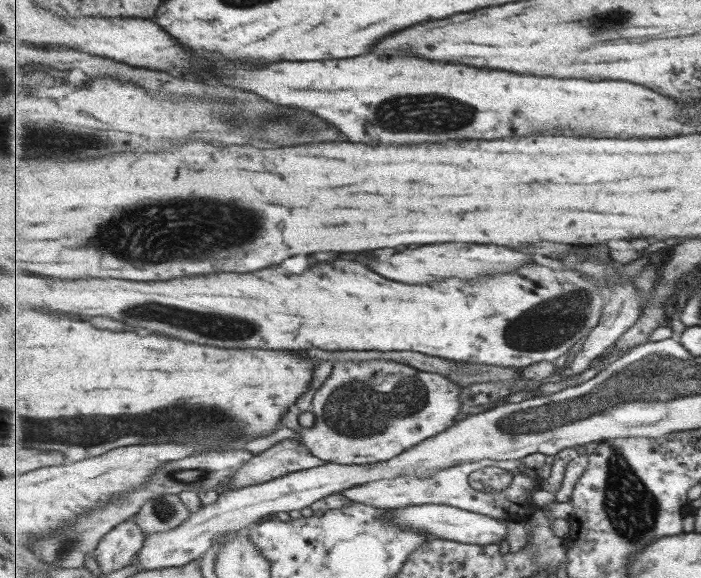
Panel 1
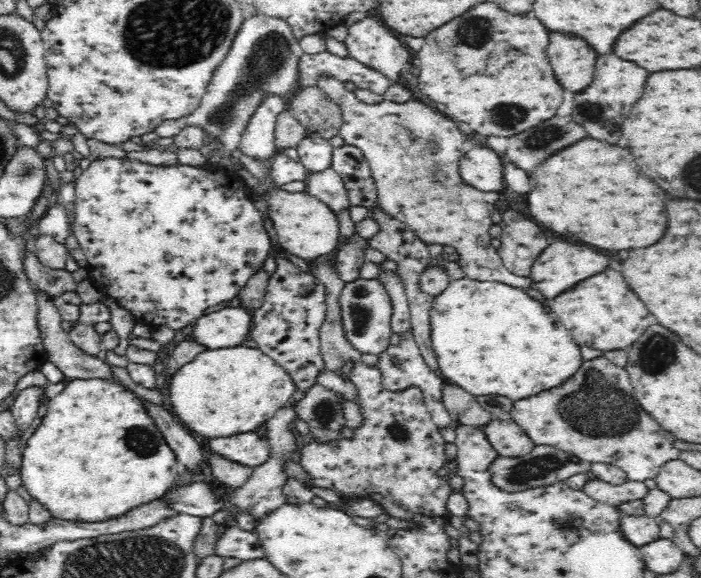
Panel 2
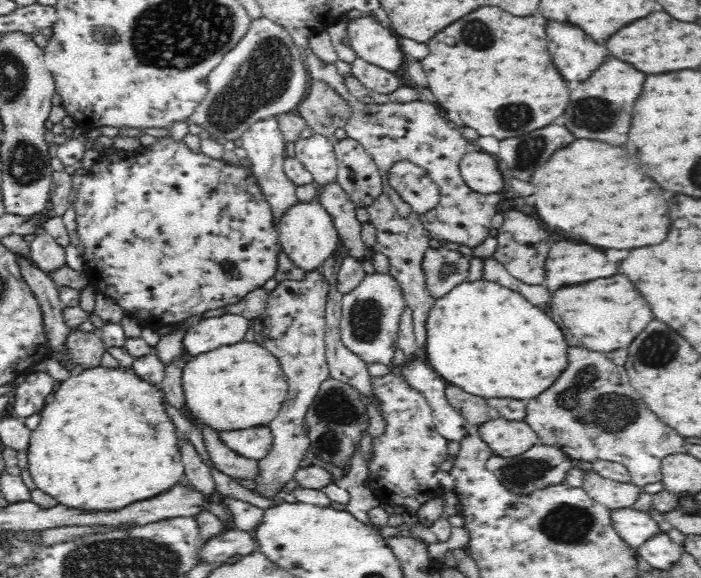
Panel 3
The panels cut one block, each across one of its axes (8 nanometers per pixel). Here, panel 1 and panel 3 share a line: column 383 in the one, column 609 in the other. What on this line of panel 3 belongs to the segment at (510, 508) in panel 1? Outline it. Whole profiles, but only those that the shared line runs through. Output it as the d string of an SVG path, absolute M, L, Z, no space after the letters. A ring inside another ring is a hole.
M593 470L584 471L583 489L590 498L603 504L606 508L621 509L636 507L642 487L632 482L619 483L600 476Z

